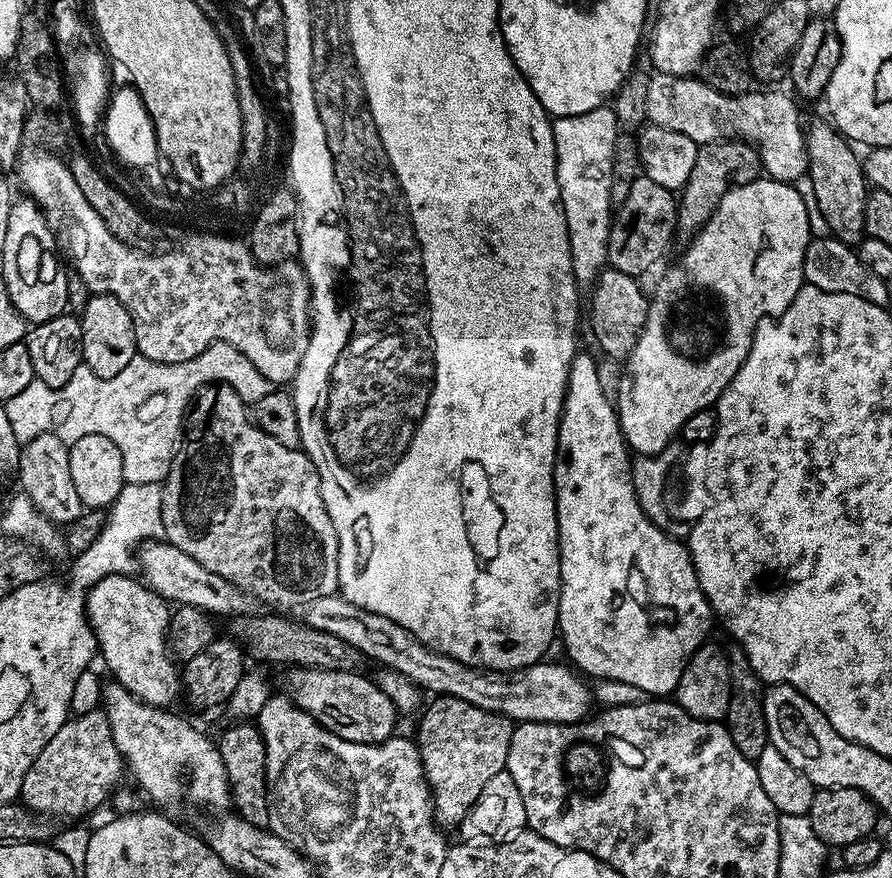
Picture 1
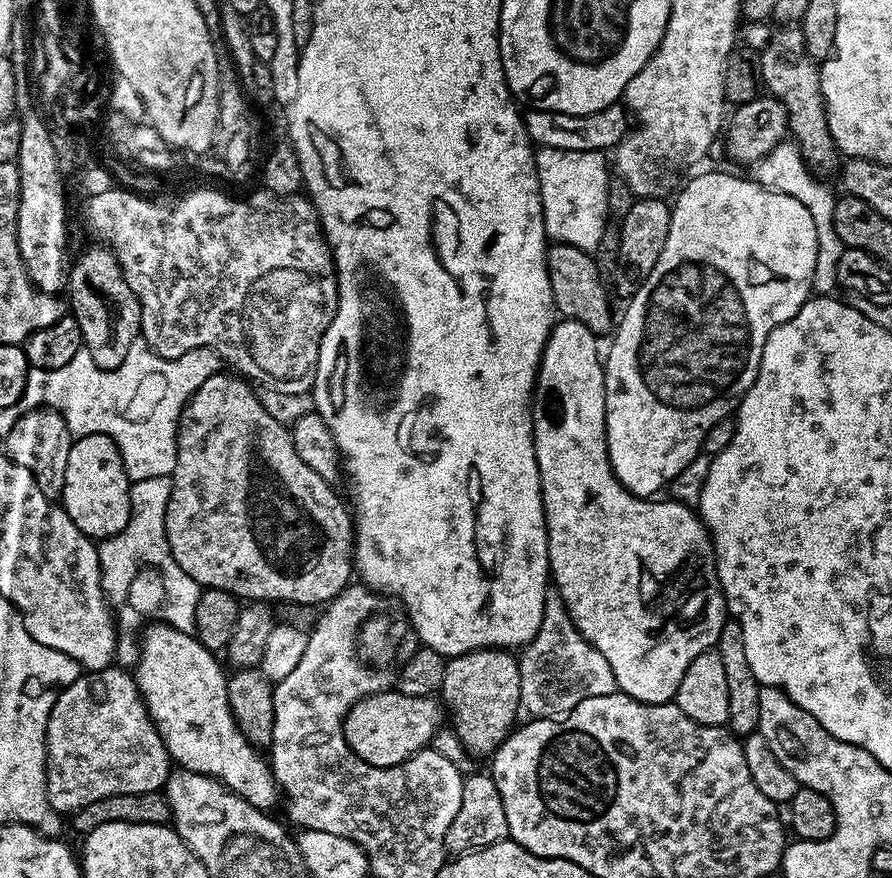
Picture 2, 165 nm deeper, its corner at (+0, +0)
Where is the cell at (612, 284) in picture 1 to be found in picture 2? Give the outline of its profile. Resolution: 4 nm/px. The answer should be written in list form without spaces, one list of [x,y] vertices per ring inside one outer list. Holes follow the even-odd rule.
[[[553,243],[547,249],[546,255],[552,305],[555,306],[557,313],[563,319],[582,322],[582,326],[586,326],[591,332],[611,333],[614,328],[614,316],[612,320],[612,304],[608,301],[609,289],[606,284],[604,289],[604,284],[600,281],[601,265],[589,253],[569,244]]]

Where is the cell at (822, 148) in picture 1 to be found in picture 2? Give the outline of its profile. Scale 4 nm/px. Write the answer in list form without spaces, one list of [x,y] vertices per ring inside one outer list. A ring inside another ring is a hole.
[[[780,26],[769,38],[764,53],[759,53],[758,71],[763,87],[774,99],[786,106],[788,131],[791,139],[800,147],[809,168],[817,173],[828,172],[832,167],[833,171],[838,164],[838,153],[826,118],[820,64],[814,58],[810,58],[806,42],[802,38],[802,30],[798,26]]]

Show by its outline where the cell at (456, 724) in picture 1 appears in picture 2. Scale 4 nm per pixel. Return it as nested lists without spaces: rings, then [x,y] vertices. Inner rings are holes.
[[[479,648],[451,657],[444,665],[444,677],[438,696],[450,713],[451,731],[455,732],[469,756],[491,757],[508,737],[508,733],[513,731],[517,723],[516,715],[522,712],[517,657],[502,648]]]

